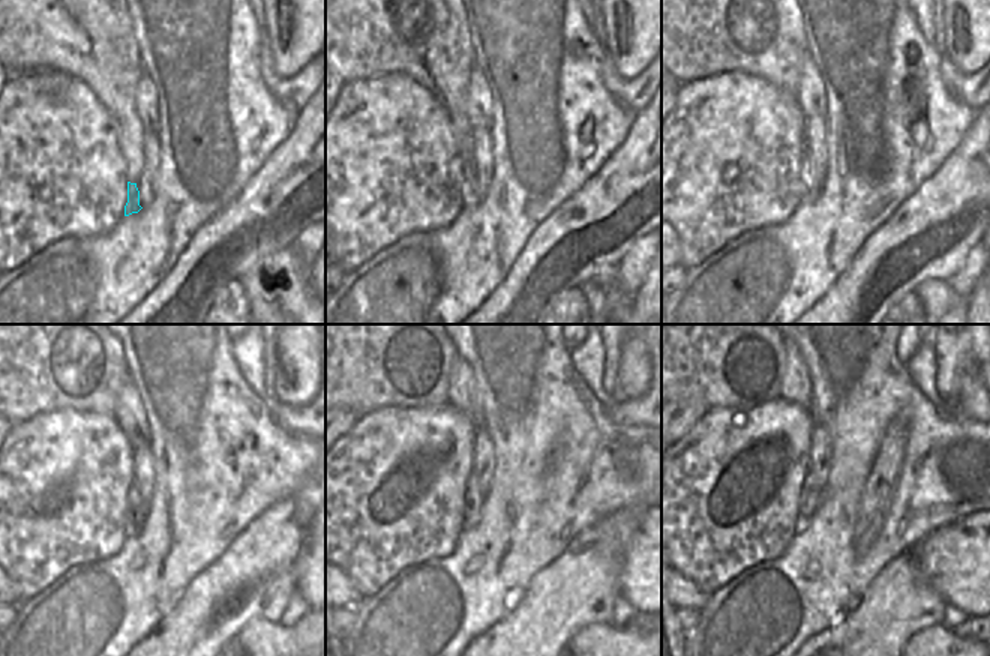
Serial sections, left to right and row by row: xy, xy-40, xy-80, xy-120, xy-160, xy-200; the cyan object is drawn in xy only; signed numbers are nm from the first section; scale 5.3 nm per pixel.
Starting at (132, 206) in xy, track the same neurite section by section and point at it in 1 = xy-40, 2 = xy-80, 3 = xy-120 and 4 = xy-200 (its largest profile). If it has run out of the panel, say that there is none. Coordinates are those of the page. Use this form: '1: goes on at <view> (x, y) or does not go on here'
1: goes on at xy-40 (470, 191)
2: goes on at xy-80 (807, 189)
3: goes on at xy-120 (135, 508)
4: goes on at xy-200 (810, 491)

